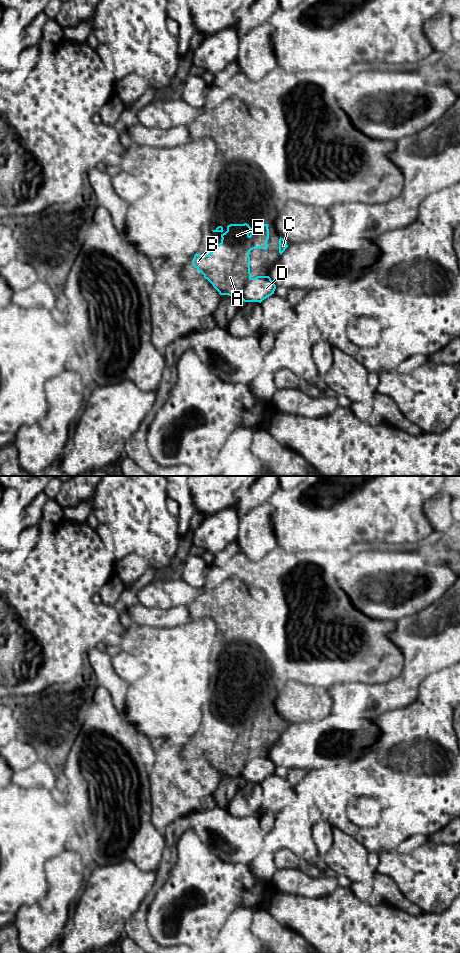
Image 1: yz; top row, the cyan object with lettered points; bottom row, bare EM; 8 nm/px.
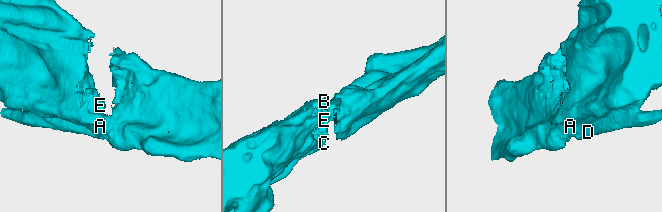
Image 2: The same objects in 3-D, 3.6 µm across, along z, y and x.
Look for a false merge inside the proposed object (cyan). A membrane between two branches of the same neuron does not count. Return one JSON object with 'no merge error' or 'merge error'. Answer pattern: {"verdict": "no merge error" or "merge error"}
{"verdict": "merge error"}

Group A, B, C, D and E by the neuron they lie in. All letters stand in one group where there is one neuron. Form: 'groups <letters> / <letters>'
groups A B C E / D

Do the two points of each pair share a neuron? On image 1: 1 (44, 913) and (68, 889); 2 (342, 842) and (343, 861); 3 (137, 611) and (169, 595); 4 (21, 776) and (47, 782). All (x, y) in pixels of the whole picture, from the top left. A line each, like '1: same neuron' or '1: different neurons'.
1: same neuron
2: same neuron
3: different neurons
4: same neuron

